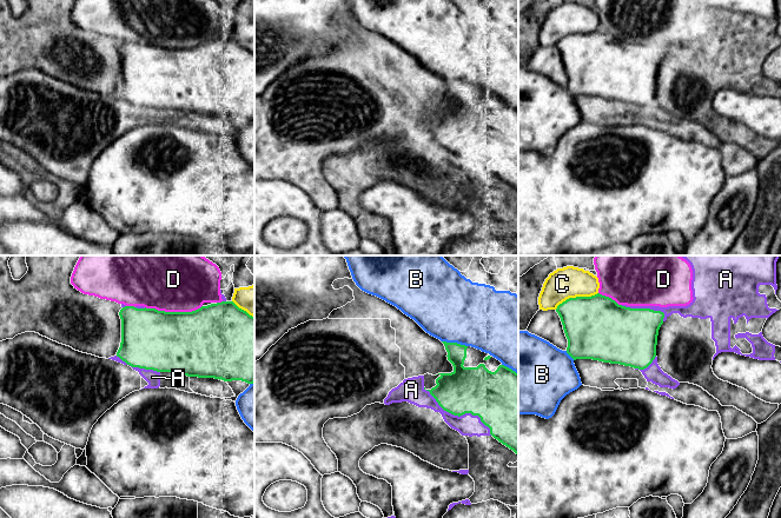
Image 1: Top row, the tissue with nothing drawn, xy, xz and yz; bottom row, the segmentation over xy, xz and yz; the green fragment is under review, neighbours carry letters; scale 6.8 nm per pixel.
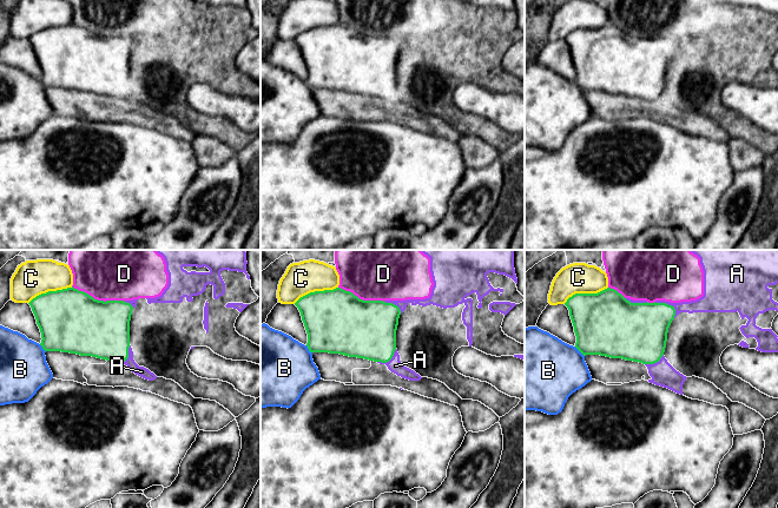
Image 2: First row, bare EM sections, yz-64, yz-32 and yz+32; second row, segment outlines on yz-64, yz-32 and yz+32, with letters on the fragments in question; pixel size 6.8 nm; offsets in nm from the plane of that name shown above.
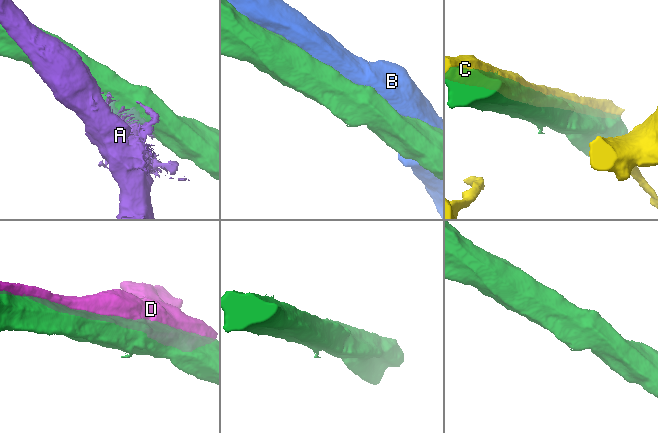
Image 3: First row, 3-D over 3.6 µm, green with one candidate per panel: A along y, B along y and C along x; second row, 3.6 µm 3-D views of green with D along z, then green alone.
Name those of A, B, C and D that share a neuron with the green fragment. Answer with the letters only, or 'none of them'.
none of them

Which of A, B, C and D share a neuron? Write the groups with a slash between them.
A / B / C / D

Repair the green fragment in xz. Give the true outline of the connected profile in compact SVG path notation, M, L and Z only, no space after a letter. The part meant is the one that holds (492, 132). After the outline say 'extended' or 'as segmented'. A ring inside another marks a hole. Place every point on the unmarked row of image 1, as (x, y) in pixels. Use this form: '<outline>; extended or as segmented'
M442 79L454 107L438 109L437 121L426 127L454 152L478 152L495 175L518 191L518 109L504 101L495 108L484 100L464 104L468 82Z; as segmented

